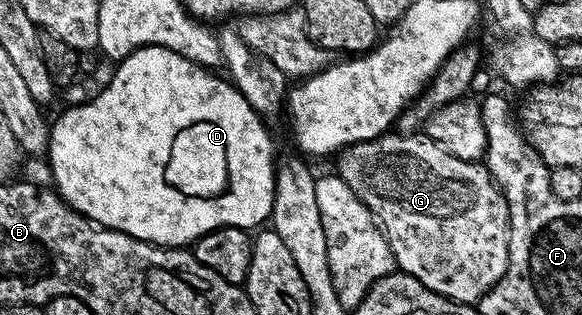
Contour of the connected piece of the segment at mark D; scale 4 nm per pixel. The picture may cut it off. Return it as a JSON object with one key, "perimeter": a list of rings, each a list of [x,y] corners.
{"perimeter":[[[161,46],[138,48],[124,60],[118,61],[111,81],[92,98],[88,104],[75,104],[67,108],[51,124],[51,137],[47,143],[46,159],[51,160],[51,180],[54,191],[59,193],[64,202],[83,216],[88,216],[95,224],[102,228],[112,228],[118,232],[129,234],[146,244],[157,244],[165,248],[194,245],[206,234],[218,228],[245,228],[255,230],[259,223],[266,221],[271,215],[273,198],[275,197],[275,144],[267,133],[264,117],[249,106],[249,102],[242,96],[230,79],[203,68],[200,64],[189,62],[181,54]]]}

